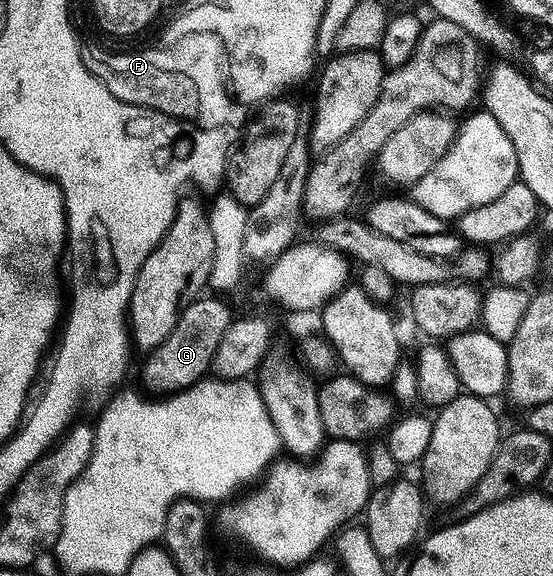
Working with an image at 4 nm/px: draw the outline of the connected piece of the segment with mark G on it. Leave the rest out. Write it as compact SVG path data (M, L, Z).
M198 297L182 311L177 318L175 329L163 345L159 345L148 356L145 363L145 383L152 394L157 397L176 395L188 387L202 382L213 371L215 353L219 353L219 344L223 341L223 333L231 329L235 312L224 303L224 298L205 299Z

